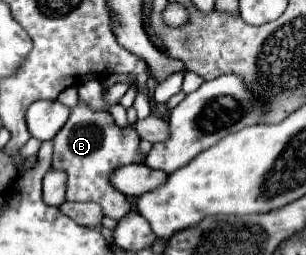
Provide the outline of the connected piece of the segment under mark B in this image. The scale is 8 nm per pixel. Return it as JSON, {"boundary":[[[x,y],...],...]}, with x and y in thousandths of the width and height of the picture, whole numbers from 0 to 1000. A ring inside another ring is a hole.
{"boundary":[[[265,396],[232,427],[232,451],[225,451],[212,498],[199,498],[199,514],[173,537],[173,655],[219,671],[219,694],[225,694],[219,788],[310,788],[337,812],[337,835],[376,867],[402,859],[428,827],[428,804],[402,757],[356,733],[356,686],[363,686],[363,671],[376,671],[395,647],[467,639],[467,624],[474,624],[474,608],[454,600],[454,529],[428,498],[389,498],[363,467],[356,443],[304,435],[284,404],[265,404]]]}

